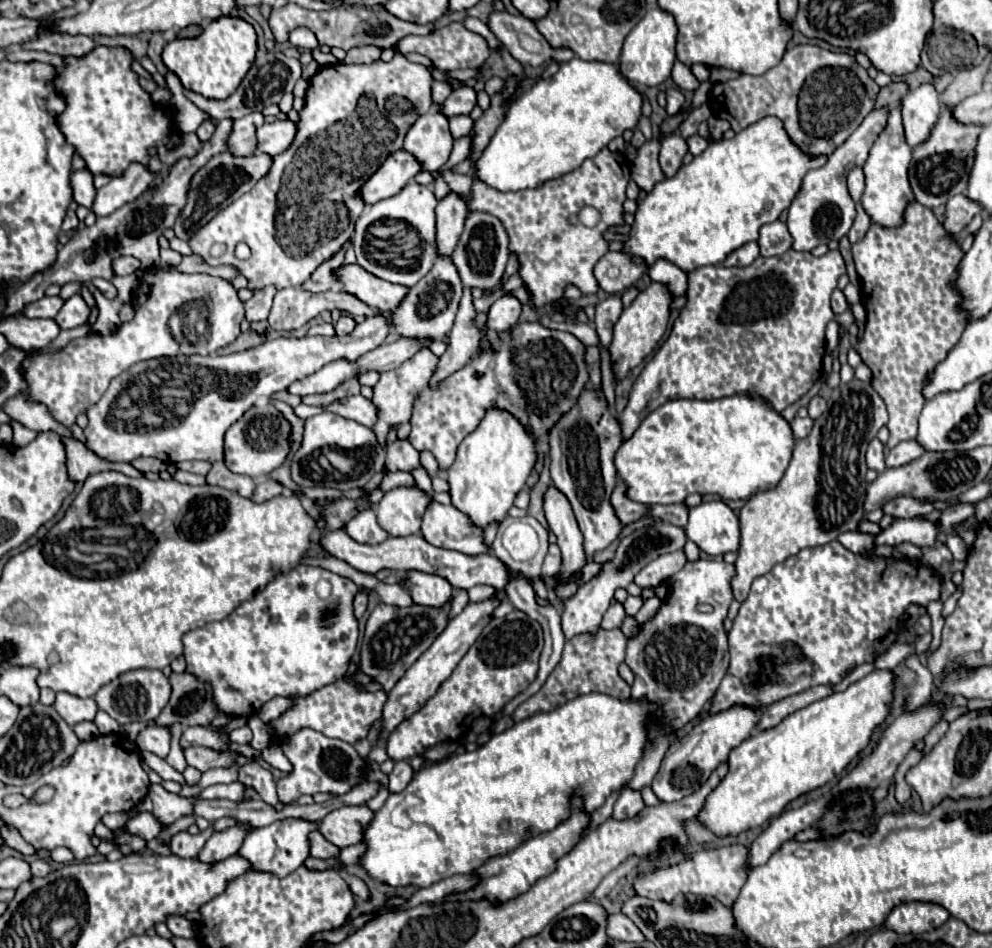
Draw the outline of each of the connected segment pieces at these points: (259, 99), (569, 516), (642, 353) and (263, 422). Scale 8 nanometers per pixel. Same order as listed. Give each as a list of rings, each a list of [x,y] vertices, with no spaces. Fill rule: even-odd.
[[[267,52],[263,56],[257,56],[255,64],[251,66],[251,70],[247,72],[245,80],[239,84],[239,88],[225,100],[207,100],[197,92],[189,92],[185,90],[185,96],[203,112],[207,112],[211,118],[217,120],[237,120],[243,118],[251,112],[263,112],[265,106],[269,104],[279,104],[285,92],[293,92],[295,82],[301,78],[301,62],[297,58],[289,58],[283,52]]]
[[[553,484],[547,486],[543,494],[543,510],[551,532],[557,536],[557,546],[563,554],[563,576],[579,570],[585,564],[583,552],[583,536],[577,528],[577,520],[573,516],[573,508],[567,496],[557,490]]]
[[[651,282],[651,286],[647,286],[643,292],[639,292],[639,296],[631,302],[631,306],[623,310],[619,322],[615,324],[613,342],[609,346],[613,370],[615,370],[617,378],[623,378],[633,366],[641,364],[645,360],[645,356],[649,356],[653,352],[653,348],[657,346],[657,342],[663,338],[663,334],[667,330],[673,300],[675,300],[675,296],[667,284]]]
[[[269,402],[265,406],[253,406],[241,420],[237,420],[225,434],[225,464],[235,474],[251,478],[267,476],[279,468],[291,450],[291,424],[289,420]]]

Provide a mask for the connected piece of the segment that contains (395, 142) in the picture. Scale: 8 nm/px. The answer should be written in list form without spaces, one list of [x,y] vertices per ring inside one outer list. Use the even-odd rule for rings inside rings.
[[[395,54],[391,62],[377,60],[369,66],[365,64],[335,64],[319,68],[311,78],[305,106],[299,112],[299,128],[297,140],[273,158],[273,168],[265,178],[261,178],[247,194],[221,210],[193,240],[189,246],[193,252],[201,254],[209,266],[233,264],[241,270],[249,280],[251,290],[265,288],[275,284],[277,288],[285,286],[301,286],[311,272],[321,264],[321,260],[329,260],[333,252],[337,252],[353,234],[353,226],[363,212],[365,204],[357,196],[357,188],[381,166],[381,162],[401,150],[403,140],[411,124],[431,110],[431,84],[433,76],[423,64],[409,62],[403,54]],[[239,242],[245,242],[251,248],[251,258],[239,260],[235,258],[235,248]]]

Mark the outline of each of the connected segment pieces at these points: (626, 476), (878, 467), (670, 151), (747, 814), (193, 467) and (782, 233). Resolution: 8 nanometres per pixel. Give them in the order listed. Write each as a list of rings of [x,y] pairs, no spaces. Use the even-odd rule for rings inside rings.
[[[741,394],[741,396],[729,396],[729,398],[719,398],[719,400],[669,400],[665,402],[663,406],[659,406],[657,410],[653,410],[643,422],[641,426],[635,430],[635,434],[627,440],[623,440],[623,444],[619,446],[619,450],[615,452],[615,468],[617,468],[617,478],[619,482],[625,484],[625,496],[633,502],[639,502],[639,504],[679,504],[685,500],[685,496],[689,494],[719,494],[721,498],[727,498],[727,500],[747,500],[751,494],[755,492],[761,492],[761,490],[767,490],[767,488],[773,488],[779,478],[783,476],[785,468],[789,466],[789,460],[791,460],[791,452],[793,452],[793,446],[795,446],[795,438],[793,438],[793,432],[791,432],[791,426],[785,418],[781,418],[781,414],[773,412],[773,408],[769,408],[769,402],[761,400],[761,398],[751,398],[749,394]]]
[[[875,438],[871,440],[869,448],[867,448],[867,468],[875,470],[875,472],[883,472],[885,470],[885,456],[883,456],[883,444]]]
[[[679,134],[667,136],[663,140],[659,162],[661,162],[661,170],[667,178],[673,178],[677,174],[677,170],[683,166],[683,156],[685,154],[687,154],[687,142]]]
[[[873,670],[865,678],[853,682],[845,692],[835,692],[823,700],[817,700],[793,714],[789,714],[779,726],[753,734],[751,738],[743,740],[731,754],[729,754],[729,774],[721,784],[709,794],[705,800],[705,808],[699,814],[699,820],[705,828],[715,832],[717,836],[739,834],[747,828],[765,824],[771,816],[779,816],[783,808],[799,798],[805,792],[821,788],[835,776],[839,776],[851,760],[869,746],[873,730],[885,722],[891,714],[891,702],[895,692],[895,672],[893,670]]]
[[[199,460],[199,462],[181,462],[181,464],[177,464],[177,468],[205,476],[209,472],[209,468],[211,468],[211,462],[205,462],[205,460]]]
[[[771,222],[763,224],[759,230],[759,246],[761,246],[761,256],[777,256],[785,254],[793,246],[793,238],[787,230],[787,224],[783,222]]]

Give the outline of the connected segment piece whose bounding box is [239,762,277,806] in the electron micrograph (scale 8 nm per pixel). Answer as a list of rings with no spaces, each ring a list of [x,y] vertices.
[[[251,762],[251,764],[247,764],[247,766],[241,768],[239,780],[241,780],[243,784],[251,786],[263,802],[267,802],[267,804],[271,804],[271,806],[277,804],[275,778],[273,778],[273,774],[271,774],[267,768],[259,766],[257,762]]]

